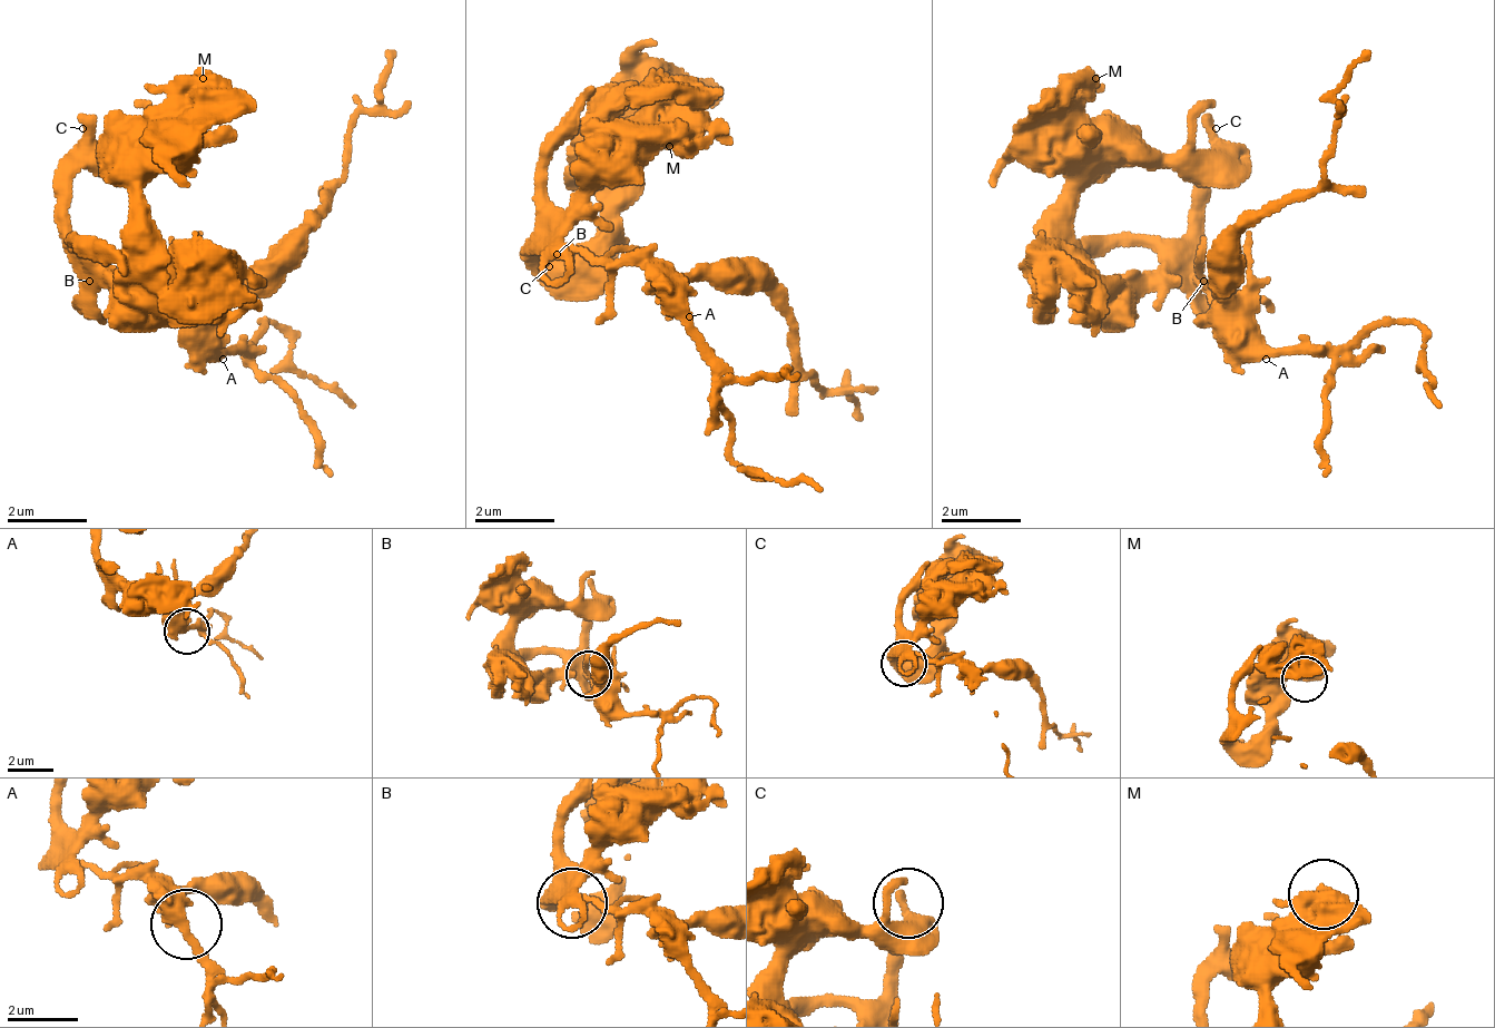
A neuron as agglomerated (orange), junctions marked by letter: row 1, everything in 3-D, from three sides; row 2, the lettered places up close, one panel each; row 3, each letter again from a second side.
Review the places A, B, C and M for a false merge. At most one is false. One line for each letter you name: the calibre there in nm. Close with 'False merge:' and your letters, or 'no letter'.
B: Thickness 340 nm
False merge: B

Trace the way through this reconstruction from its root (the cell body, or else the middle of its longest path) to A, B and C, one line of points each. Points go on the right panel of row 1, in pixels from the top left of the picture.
A: (1216, 309), (1266, 359)
B: (1216, 309), (1216, 319), (1216, 299), (1206, 289), (1206, 278)
C: (1216, 309), (1216, 319), (1216, 299), (1196, 268), (1196, 178), (1216, 148), (1216, 128)

